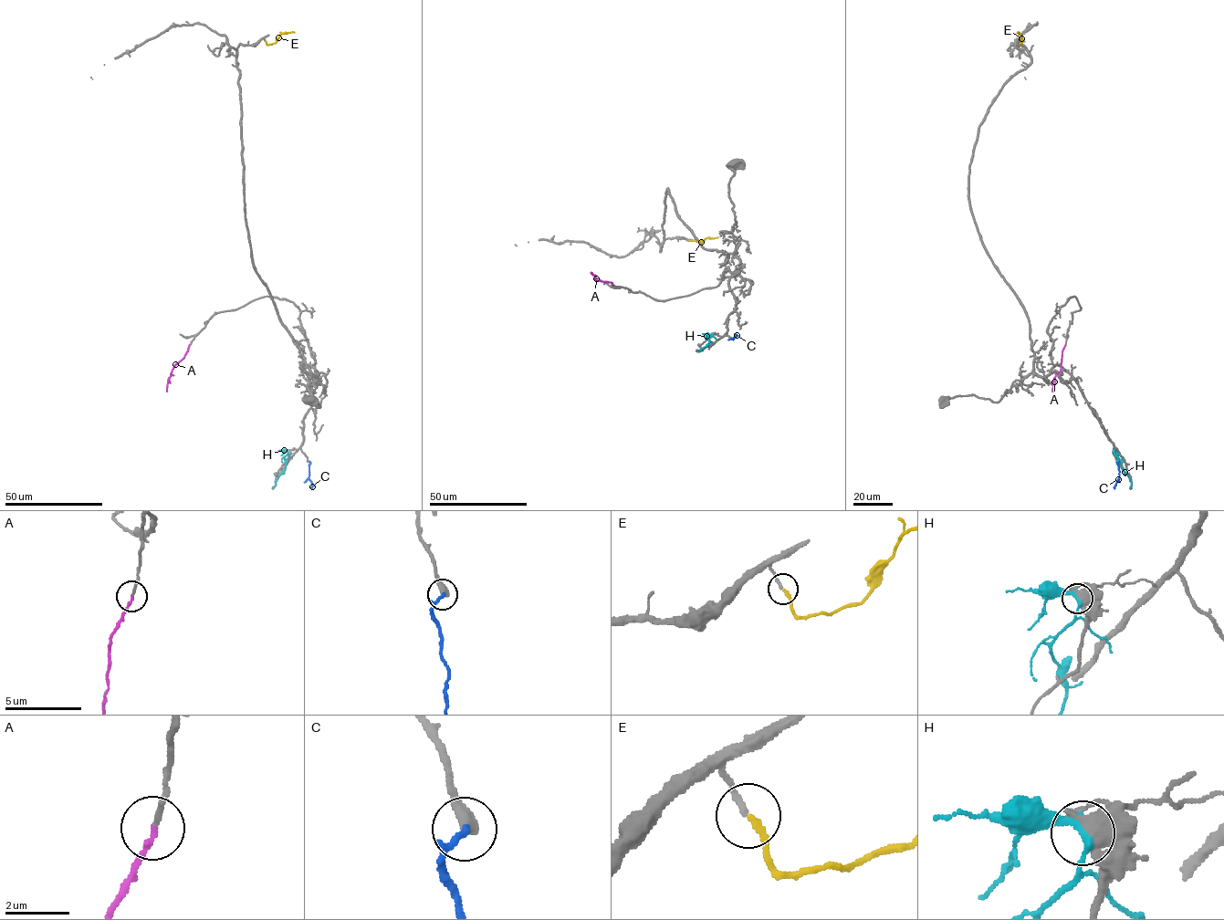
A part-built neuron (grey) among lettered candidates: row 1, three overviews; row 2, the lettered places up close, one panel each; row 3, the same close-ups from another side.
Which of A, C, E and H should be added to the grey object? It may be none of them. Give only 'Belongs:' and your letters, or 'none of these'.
Belongs: A, C, E

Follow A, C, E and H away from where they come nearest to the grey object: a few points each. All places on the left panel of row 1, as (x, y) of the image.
A: (189, 345), (184, 357), (172, 371), (166, 392)
C: (308, 461), (308, 478), (312, 488)
E: (266, 41), (271, 44), (281, 34), (294, 33)
H: (287, 452), (284, 457), (285, 470), (273, 488)

